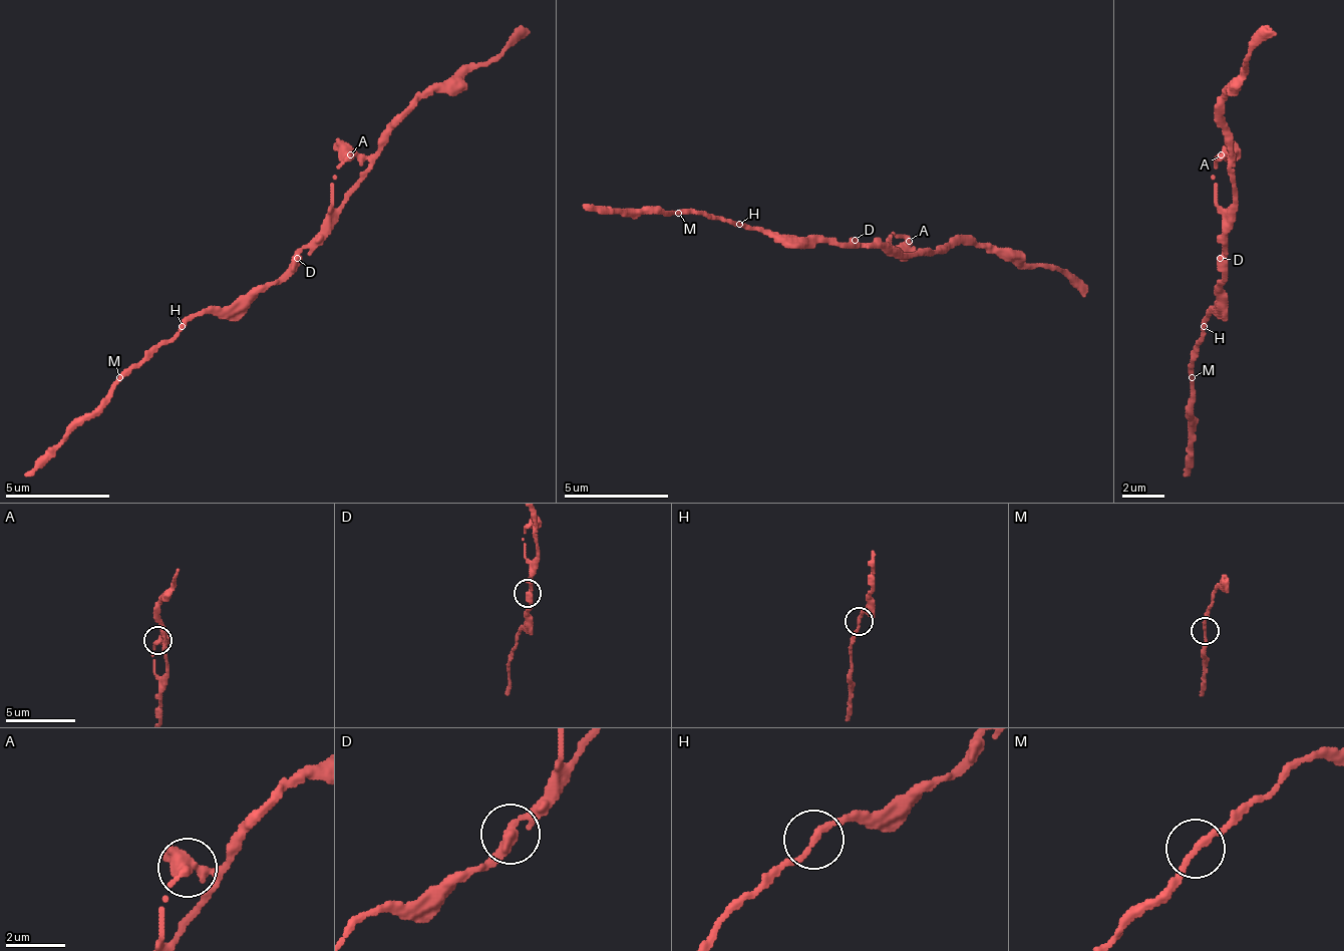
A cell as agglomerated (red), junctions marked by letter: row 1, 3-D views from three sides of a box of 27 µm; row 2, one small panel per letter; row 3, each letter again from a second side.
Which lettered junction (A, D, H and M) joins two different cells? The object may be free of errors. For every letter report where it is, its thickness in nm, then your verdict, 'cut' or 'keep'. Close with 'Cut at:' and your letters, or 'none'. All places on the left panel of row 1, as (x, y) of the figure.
A: place (350, 154); calibre 400 nm; keep
D: place (297, 258); calibre 320 nm; keep
H: place (182, 326); calibre 220 nm; keep
M: place (119, 377); calibre 240 nm; keep
Cut at: none

